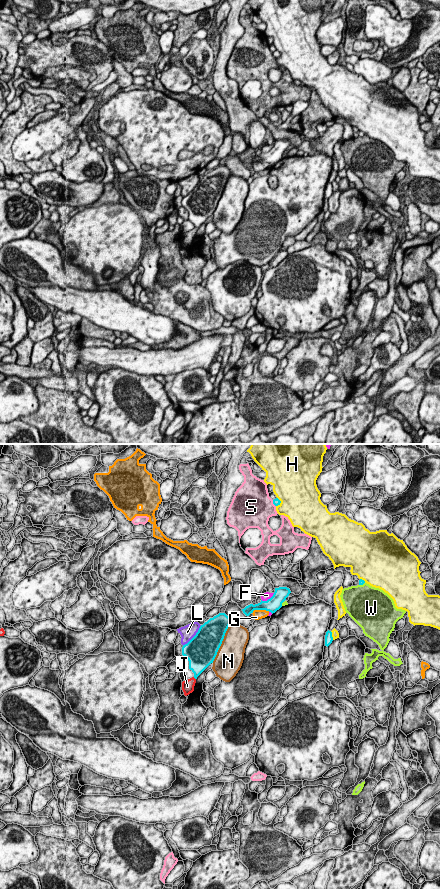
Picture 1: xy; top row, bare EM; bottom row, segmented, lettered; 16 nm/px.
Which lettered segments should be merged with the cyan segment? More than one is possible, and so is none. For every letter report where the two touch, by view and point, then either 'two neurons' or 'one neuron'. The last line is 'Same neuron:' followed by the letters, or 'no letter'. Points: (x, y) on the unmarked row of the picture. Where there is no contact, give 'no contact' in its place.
F: xy (268, 151) | two neurons
G: xy (260, 161) | two neurons
H: xy (331, 187) | two neurons
J: no contact | one neuron
L: xy (194, 188) | two neurons
N: xy (221, 194) | two neurons
S: xy (273, 55) | two neurons
W: xy (361, 136) | two neurons
Same neuron: J

